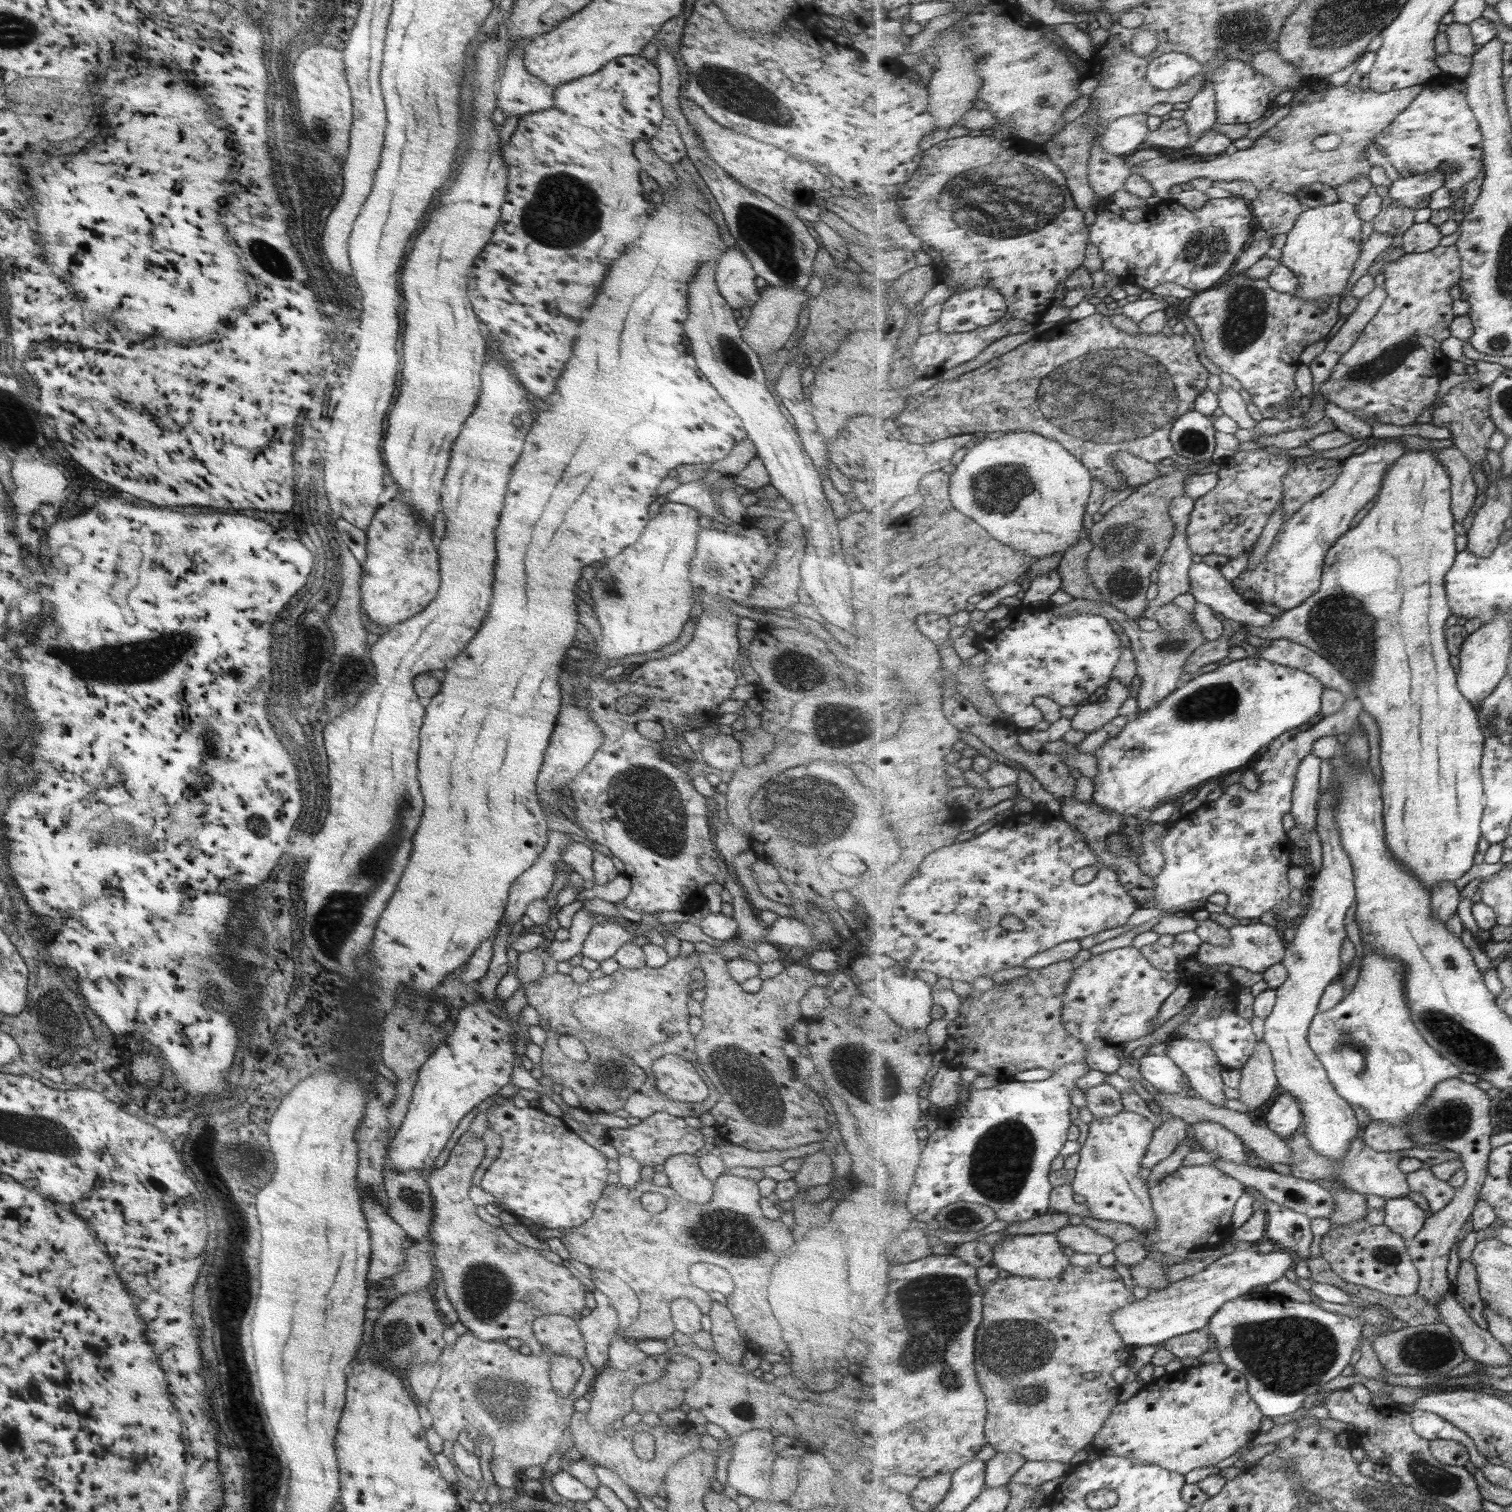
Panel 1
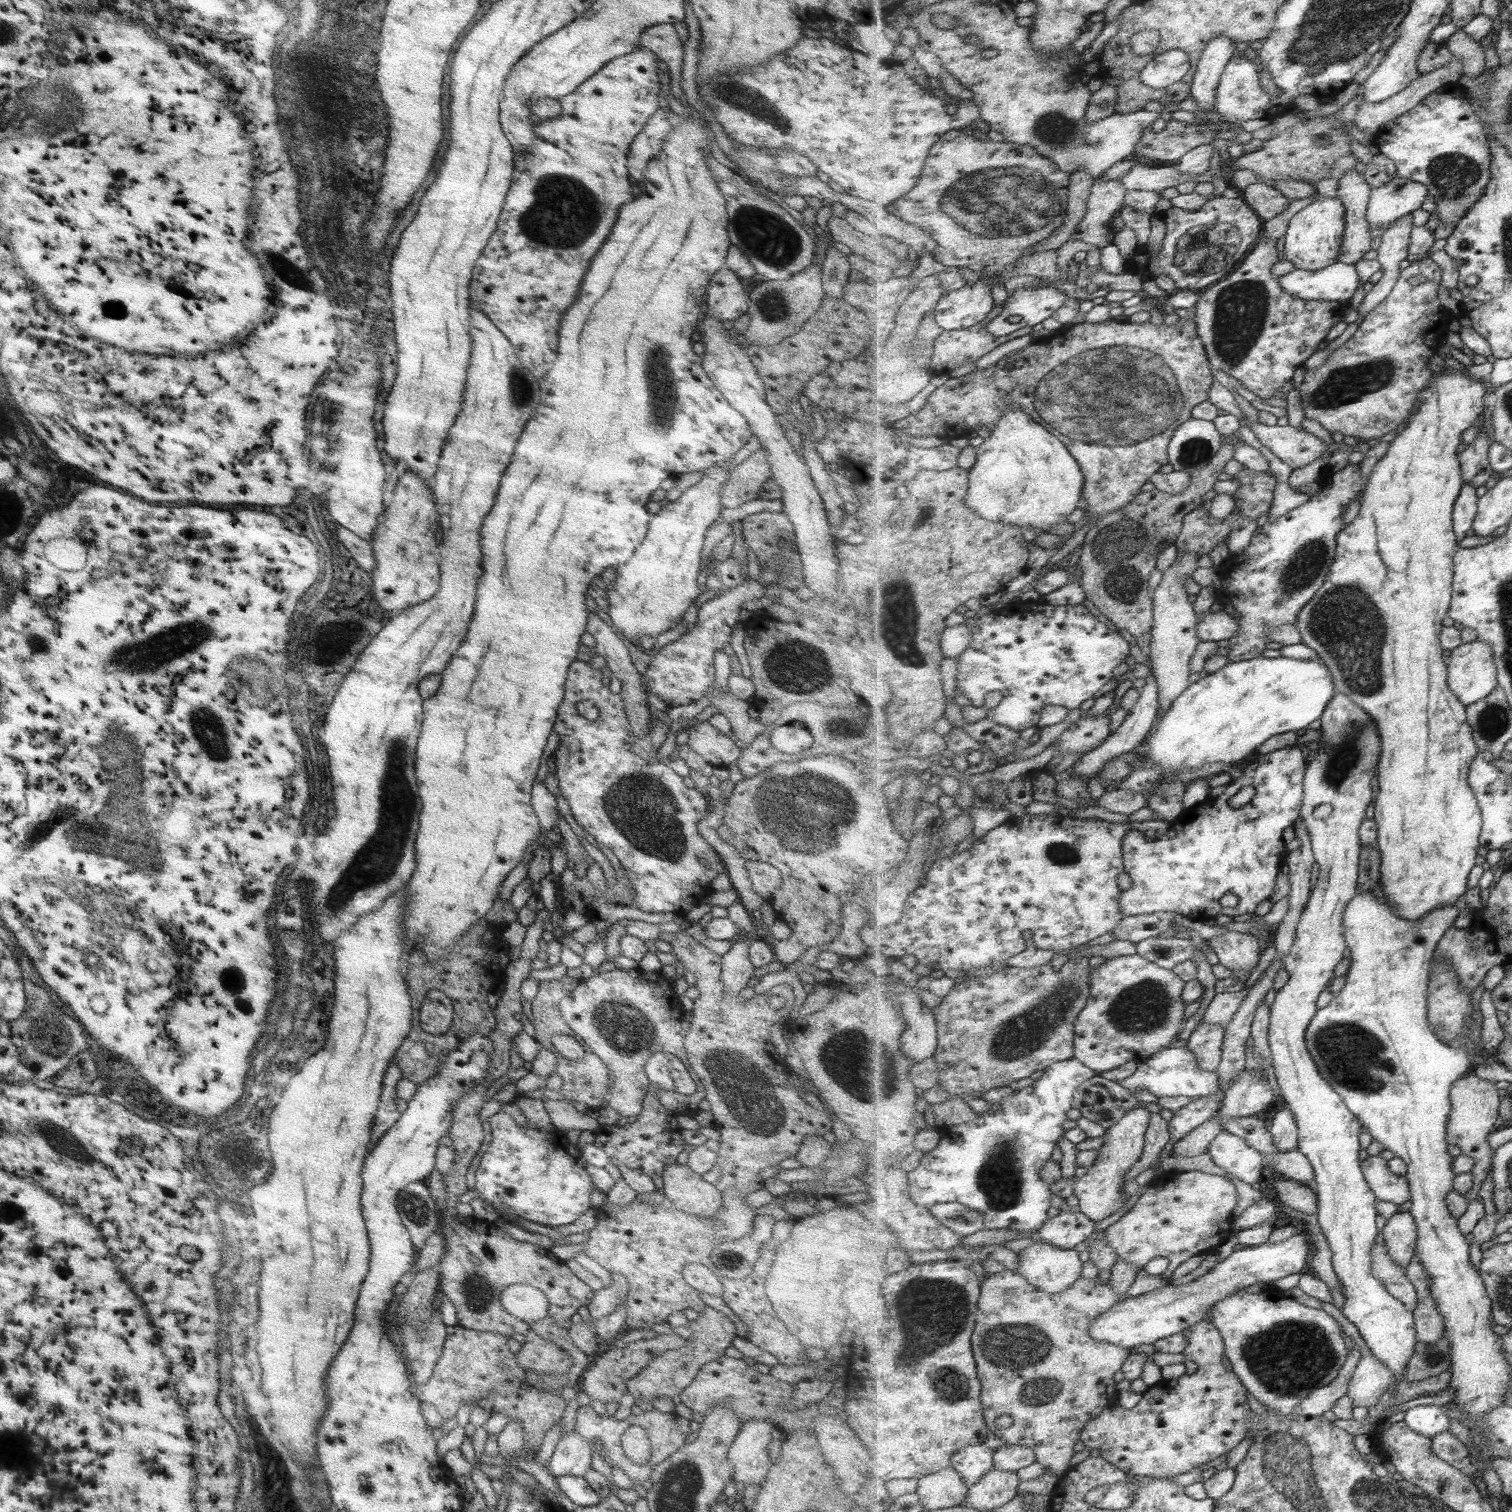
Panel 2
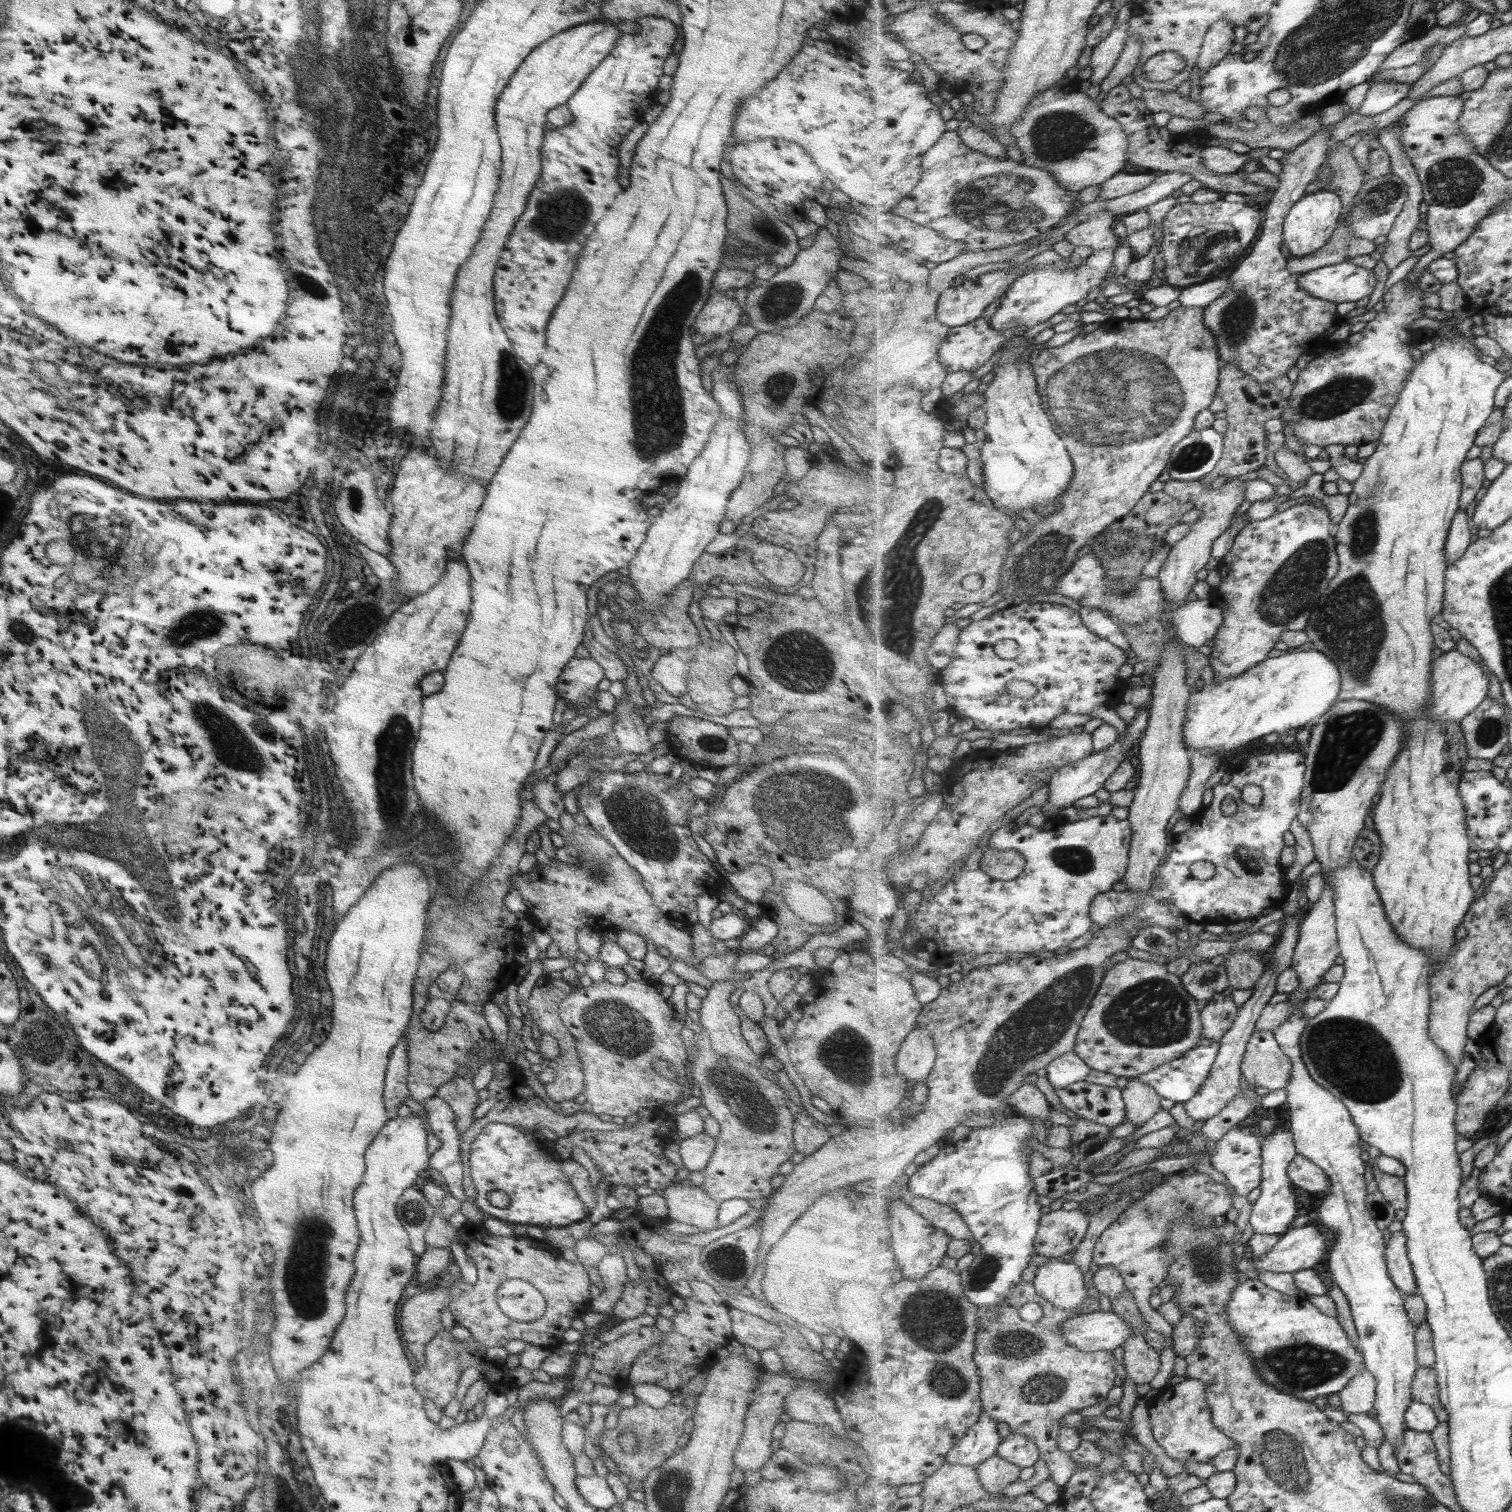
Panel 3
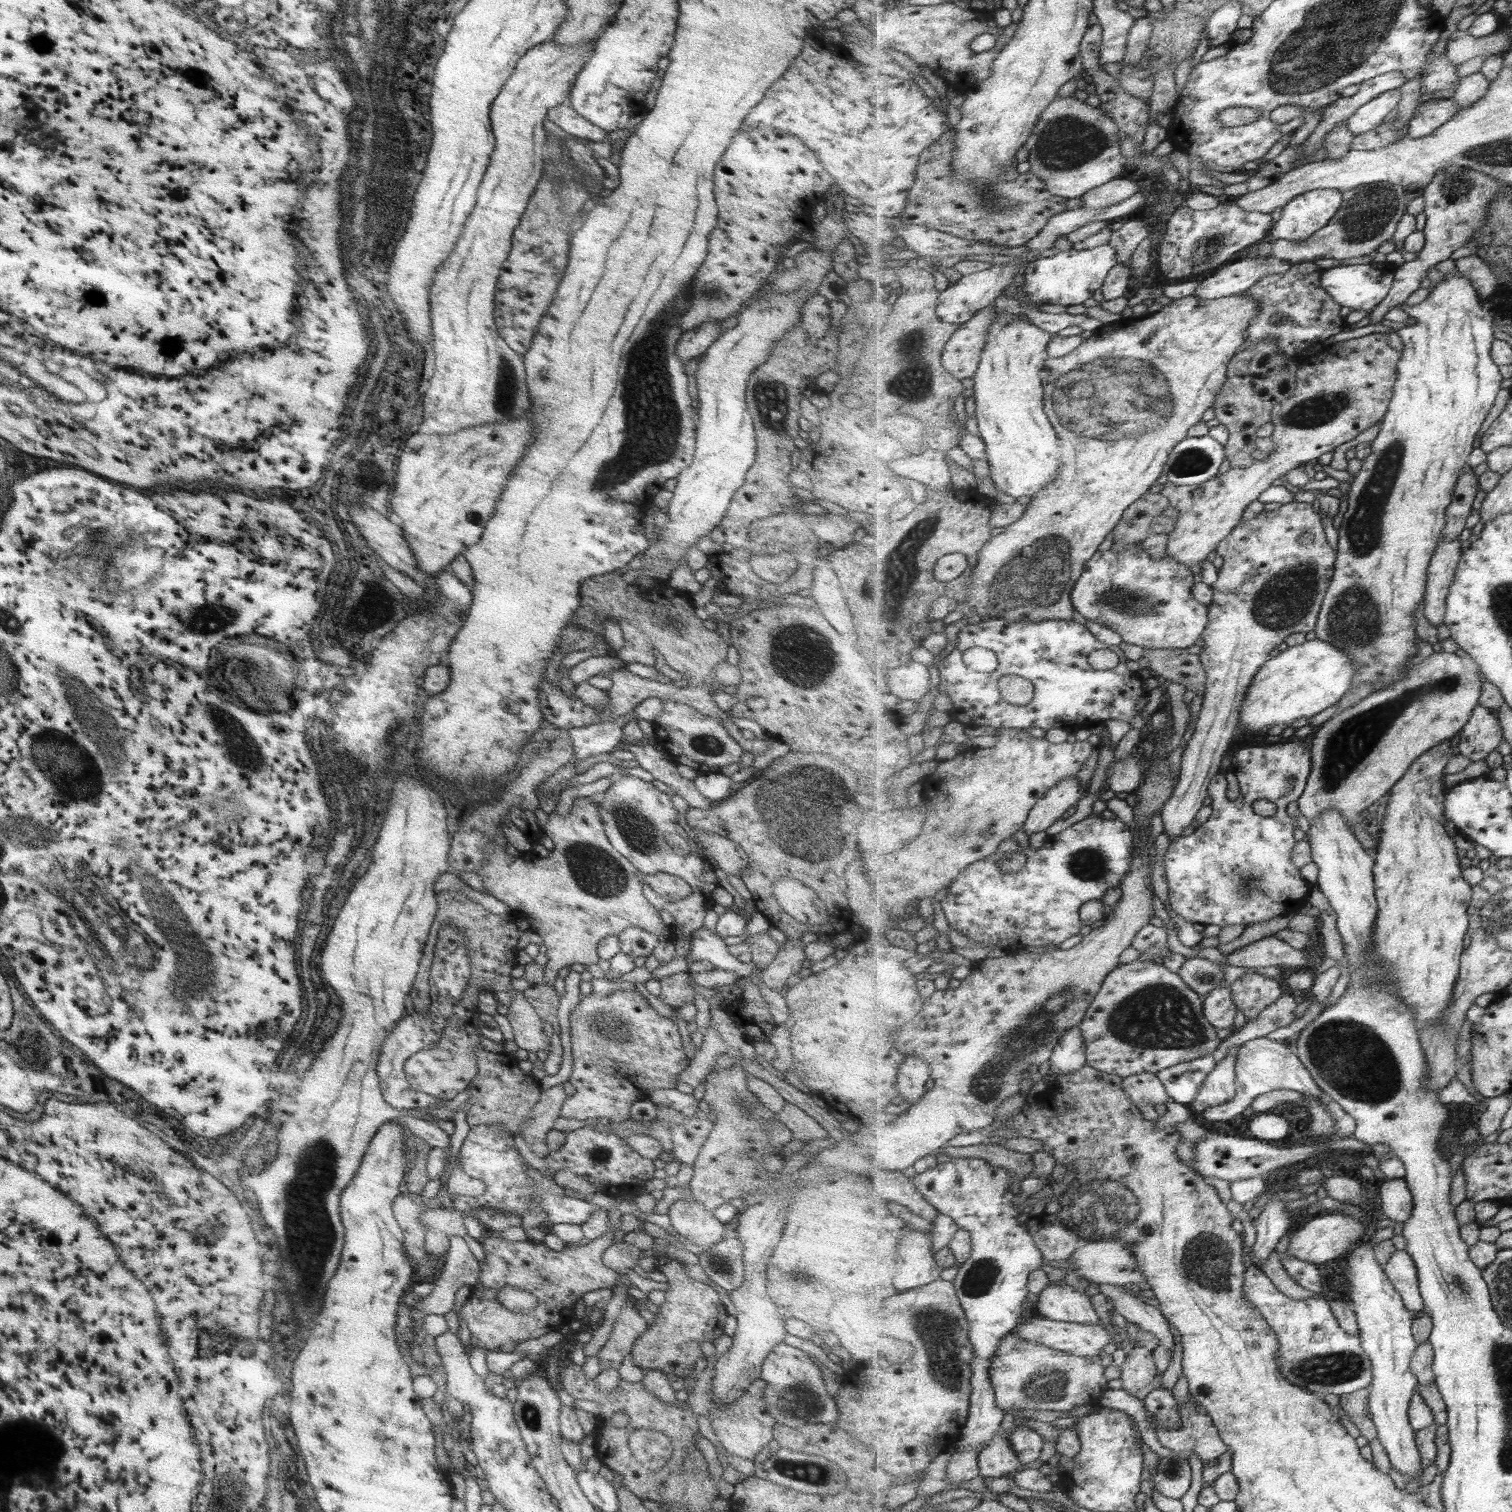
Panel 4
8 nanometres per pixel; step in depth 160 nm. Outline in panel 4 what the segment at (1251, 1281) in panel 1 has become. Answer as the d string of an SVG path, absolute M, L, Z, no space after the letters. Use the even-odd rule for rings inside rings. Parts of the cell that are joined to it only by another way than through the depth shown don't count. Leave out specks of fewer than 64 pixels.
M1321 1212L1307 1221L1302 1228L1290 1234L1290 1243L1286 1253L1305 1262L1323 1264L1323 1262L1338 1259L1339 1256L1345 1256L1345 1254L1347 1256L1363 1242L1361 1240L1367 1236L1367 1232L1369 1230L1356 1217L1338 1212ZM1029 1317L1016 1331L1031 1342L1073 1353L1075 1356L1102 1355L1111 1344L1111 1330L1102 1323L1072 1323Z

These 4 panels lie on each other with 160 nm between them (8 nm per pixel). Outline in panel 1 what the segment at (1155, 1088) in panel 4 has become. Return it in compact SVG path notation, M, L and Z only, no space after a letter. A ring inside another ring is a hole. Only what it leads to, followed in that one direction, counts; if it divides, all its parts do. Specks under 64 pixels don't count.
M1127 1109L1113 1116L1096 1117L1090 1122L1088 1137L1078 1152L1081 1162L1075 1169L1071 1185L1075 1193L1087 1197L1086 1203L1093 1218L1130 1224L1138 1231L1155 1231L1158 1218L1150 1186L1139 1176L1139 1172L1157 1127L1149 1117Z

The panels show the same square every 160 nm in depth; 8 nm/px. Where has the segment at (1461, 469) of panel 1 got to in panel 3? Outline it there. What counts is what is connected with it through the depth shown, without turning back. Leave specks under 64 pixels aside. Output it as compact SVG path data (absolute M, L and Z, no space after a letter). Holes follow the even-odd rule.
M1460 509L1457 511L1456 518L1453 519L1449 537L1445 544L1448 566L1463 558L1473 542L1471 511L1471 509L1467 511Z

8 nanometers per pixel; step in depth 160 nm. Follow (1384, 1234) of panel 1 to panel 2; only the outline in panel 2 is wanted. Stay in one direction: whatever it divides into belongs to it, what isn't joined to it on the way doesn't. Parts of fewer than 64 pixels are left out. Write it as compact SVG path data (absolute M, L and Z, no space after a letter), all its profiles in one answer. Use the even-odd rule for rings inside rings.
M1385 1240L1372 1246L1372 1273L1402 1304L1414 1308L1420 1303L1416 1285L1408 1277L1406 1269L1393 1260Z

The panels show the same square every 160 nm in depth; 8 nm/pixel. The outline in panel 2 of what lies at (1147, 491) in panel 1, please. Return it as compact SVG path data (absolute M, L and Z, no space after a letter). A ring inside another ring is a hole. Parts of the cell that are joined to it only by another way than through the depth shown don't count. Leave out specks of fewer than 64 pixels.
M1238 432L1225 436L1222 447L1209 464L1190 472L1192 481L1183 492L1169 494L1157 488L1143 491L1127 506L1103 515L1086 533L1078 563L1083 569L1079 582L1087 599L1119 629L1136 637L1153 628L1154 600L1149 579L1157 568L1156 557L1163 548L1174 545L1179 539L1184 518L1205 505L1204 494L1214 490L1225 464L1234 459L1234 446L1239 441L1242 440Z

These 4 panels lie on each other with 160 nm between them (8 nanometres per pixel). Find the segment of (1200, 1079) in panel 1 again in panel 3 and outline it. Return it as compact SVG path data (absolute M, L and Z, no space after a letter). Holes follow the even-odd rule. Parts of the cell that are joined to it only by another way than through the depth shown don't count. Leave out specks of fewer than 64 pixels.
M1218 993L1207 1004L1202 1006L1201 1021L1204 1026L1204 1038L1213 1043L1221 1043L1225 1034L1233 1028L1239 1015L1239 1007L1231 996Z

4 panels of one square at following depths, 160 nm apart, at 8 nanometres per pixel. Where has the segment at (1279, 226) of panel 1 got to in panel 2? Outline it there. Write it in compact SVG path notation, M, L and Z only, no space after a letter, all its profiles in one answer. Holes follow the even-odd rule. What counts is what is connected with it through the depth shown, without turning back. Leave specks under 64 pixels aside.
M1265 182L1249 184L1240 195L1262 218L1267 221L1279 216L1289 206L1287 199L1277 187Z

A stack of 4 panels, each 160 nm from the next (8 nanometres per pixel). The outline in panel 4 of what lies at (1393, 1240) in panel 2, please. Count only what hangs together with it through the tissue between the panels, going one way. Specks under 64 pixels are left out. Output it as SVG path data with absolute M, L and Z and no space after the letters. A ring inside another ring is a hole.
M1395 1250L1384 1266L1387 1276L1404 1298L1404 1304L1409 1310L1423 1312L1426 1309L1424 1298L1420 1291L1420 1279L1415 1261L1406 1251Z

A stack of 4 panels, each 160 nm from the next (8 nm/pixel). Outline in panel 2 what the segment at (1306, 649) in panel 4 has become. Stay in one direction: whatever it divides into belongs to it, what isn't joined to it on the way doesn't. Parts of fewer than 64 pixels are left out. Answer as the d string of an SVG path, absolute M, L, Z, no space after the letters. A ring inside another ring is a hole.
M1262 655L1241 662L1227 662L1218 671L1208 674L1187 688L1180 698L1172 704L1148 737L1137 750L1144 761L1119 784L1118 788L1133 790L1147 796L1163 783L1164 770L1172 770L1174 774L1188 769L1203 768L1213 762L1239 762L1255 752L1263 742L1273 738L1275 734L1297 732L1307 728L1311 722L1319 720L1332 702L1335 695L1336 682L1330 668L1320 660L1293 660L1289 657L1265 658Z

